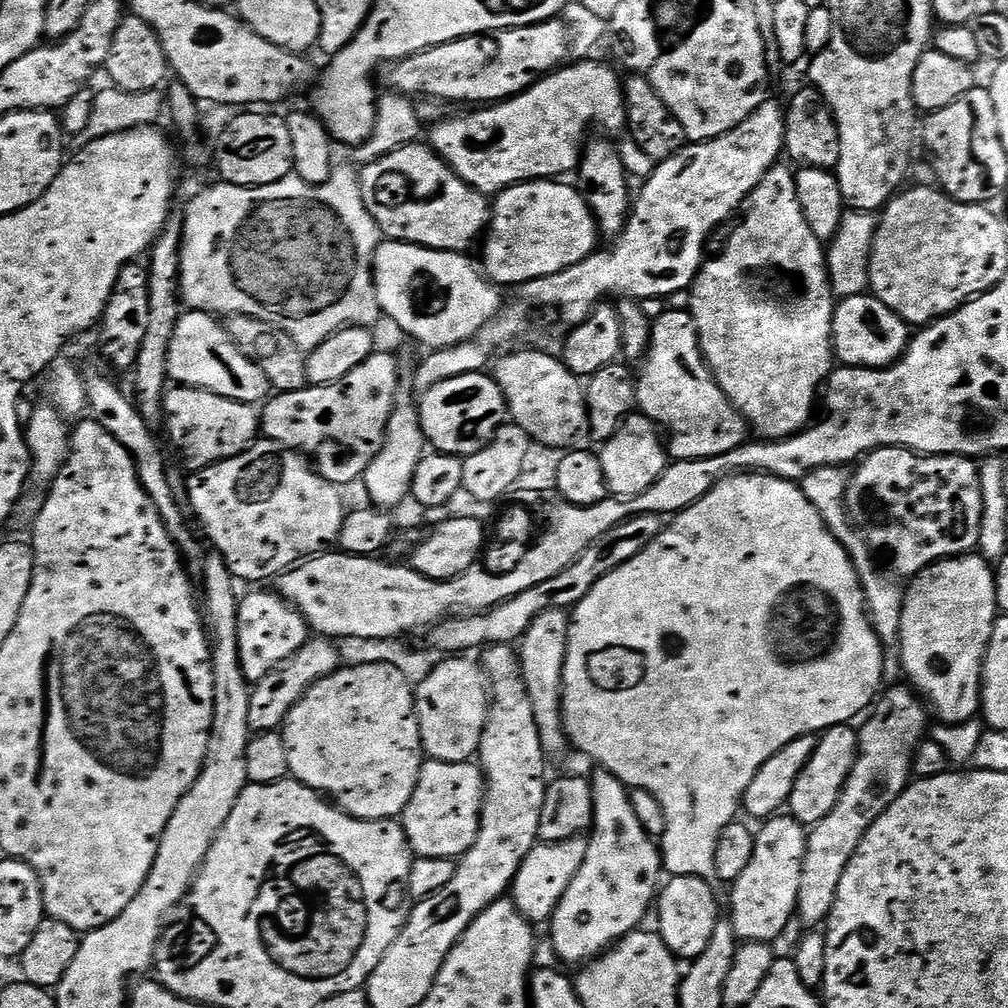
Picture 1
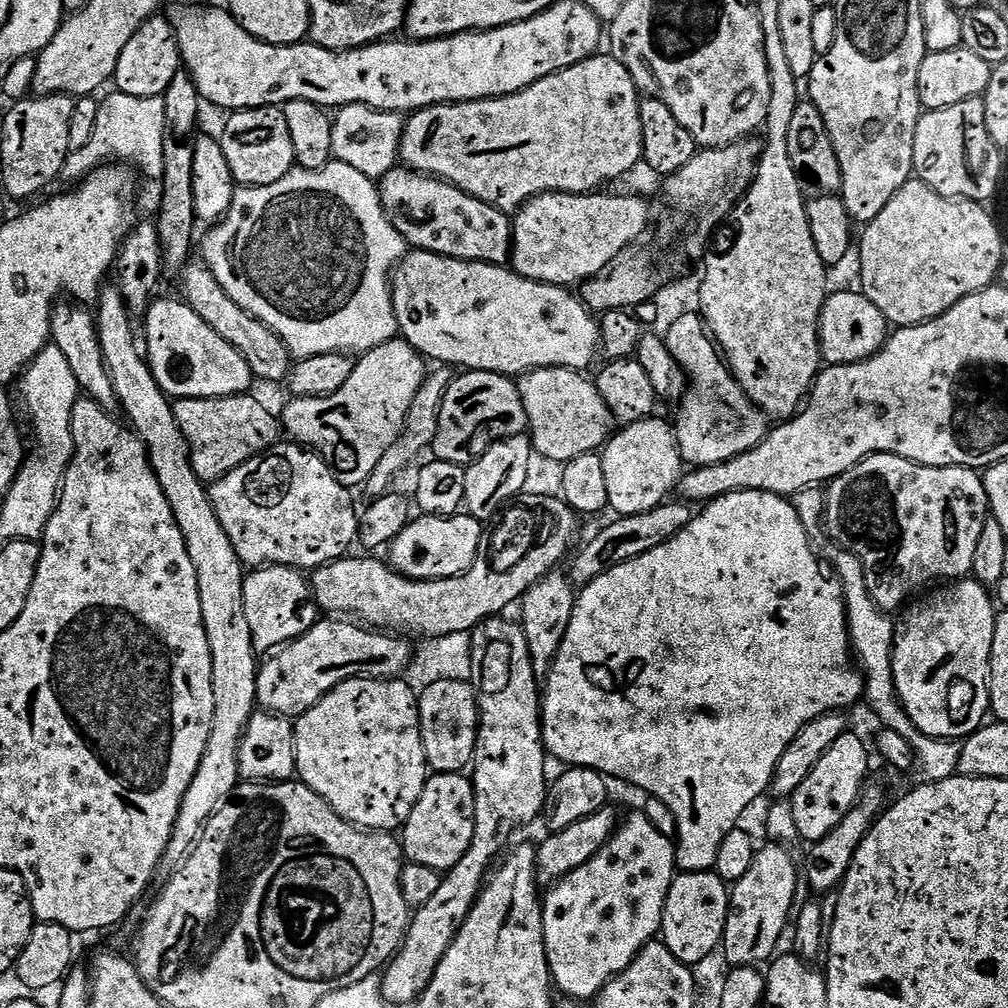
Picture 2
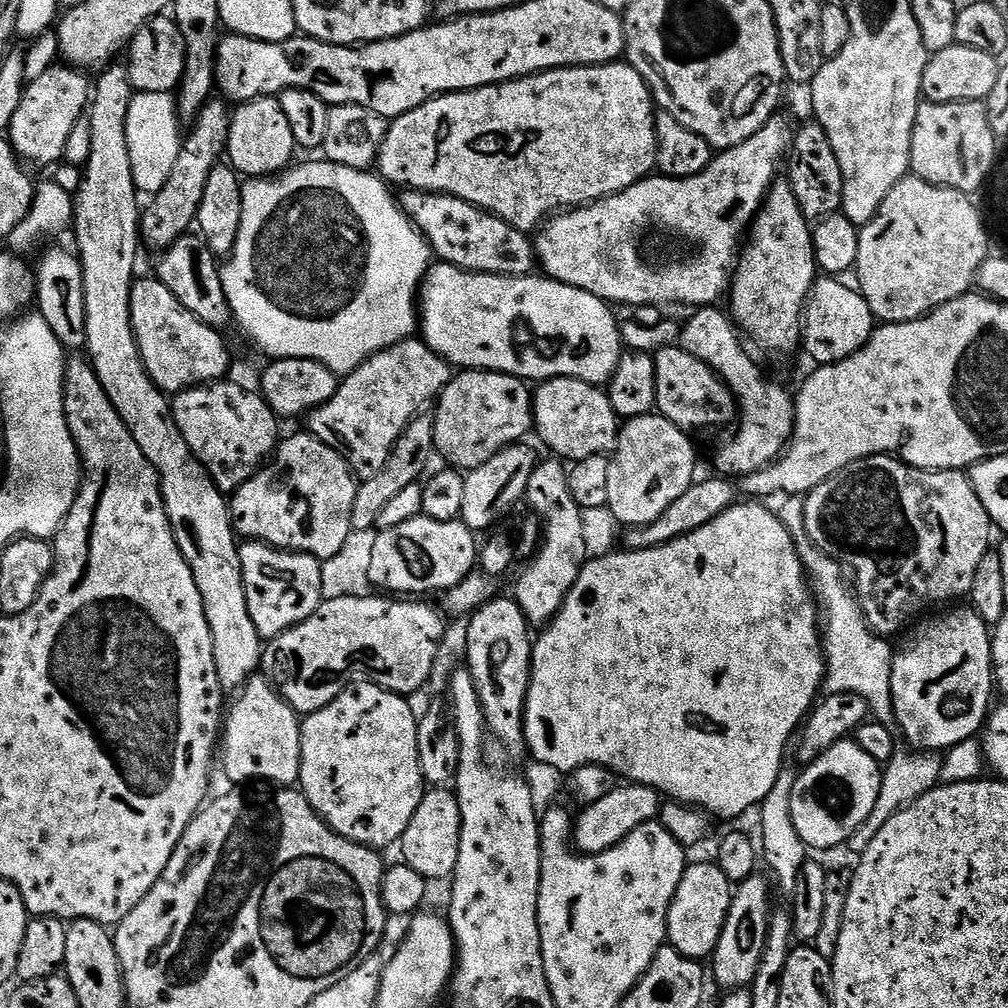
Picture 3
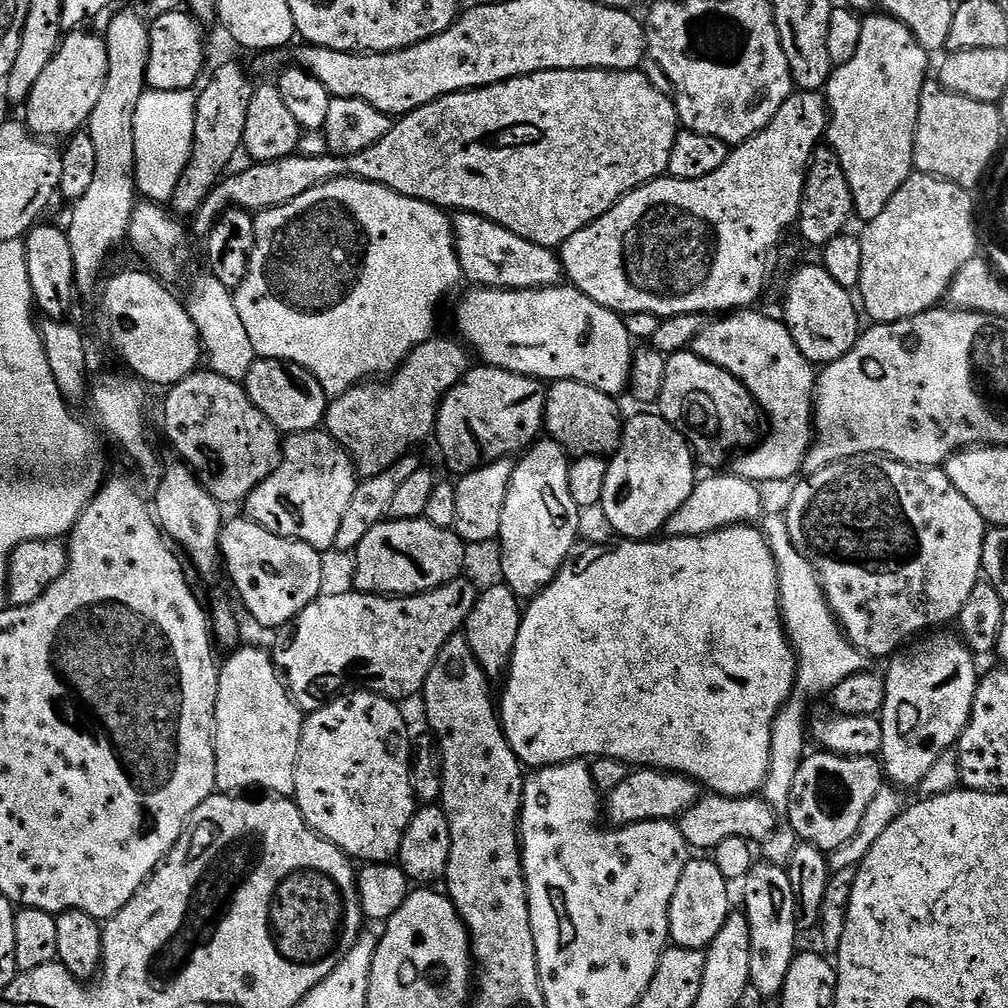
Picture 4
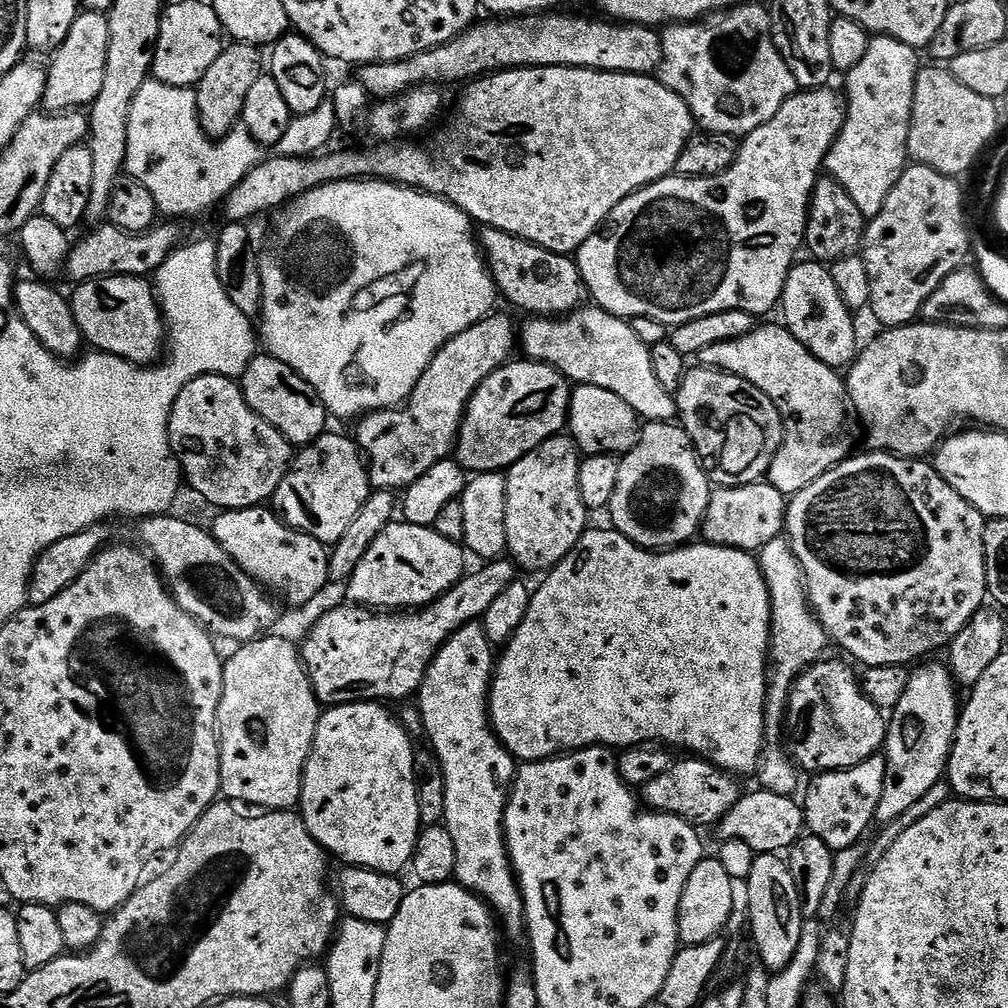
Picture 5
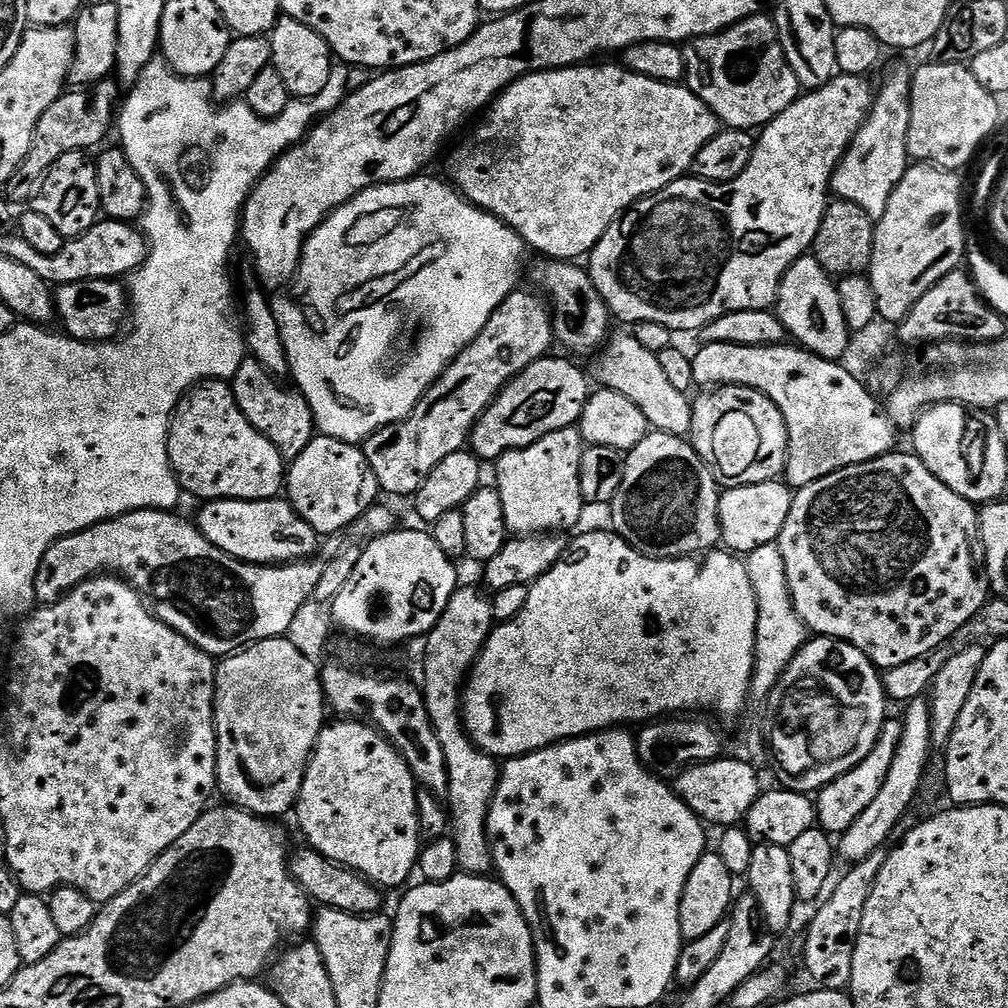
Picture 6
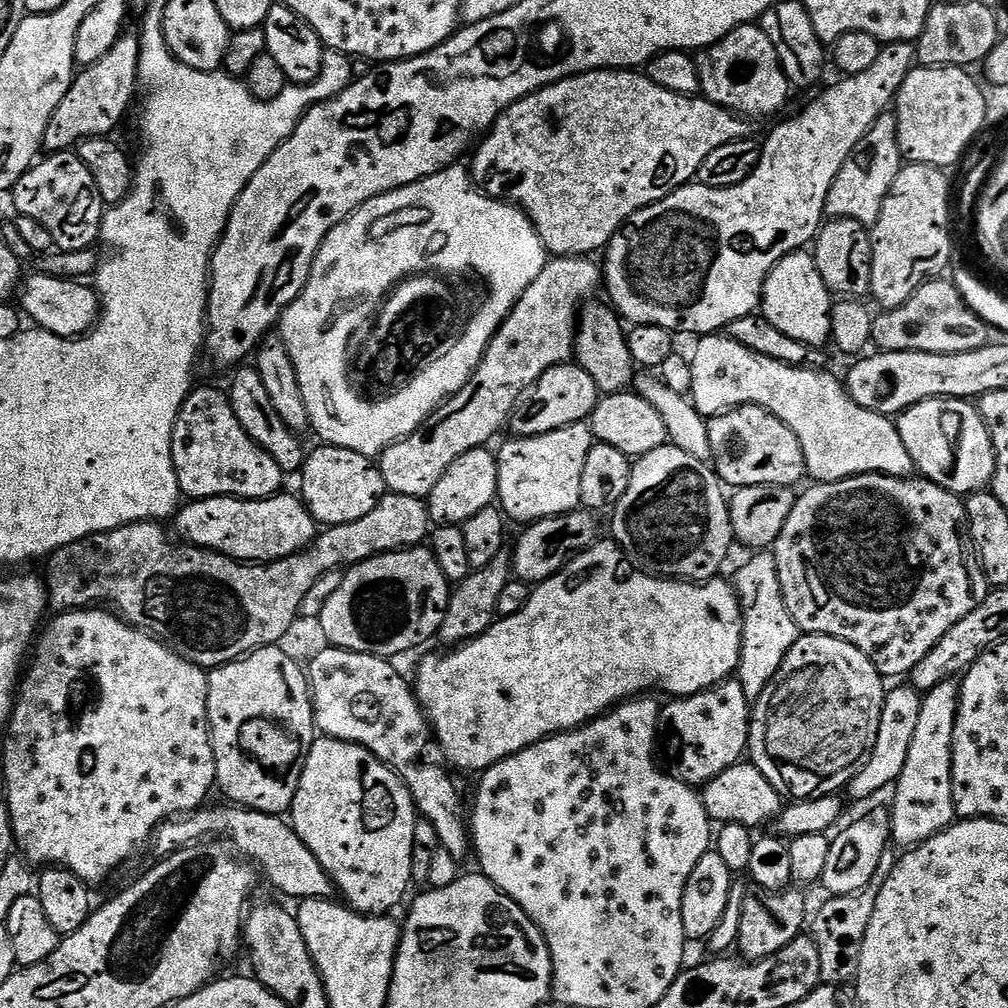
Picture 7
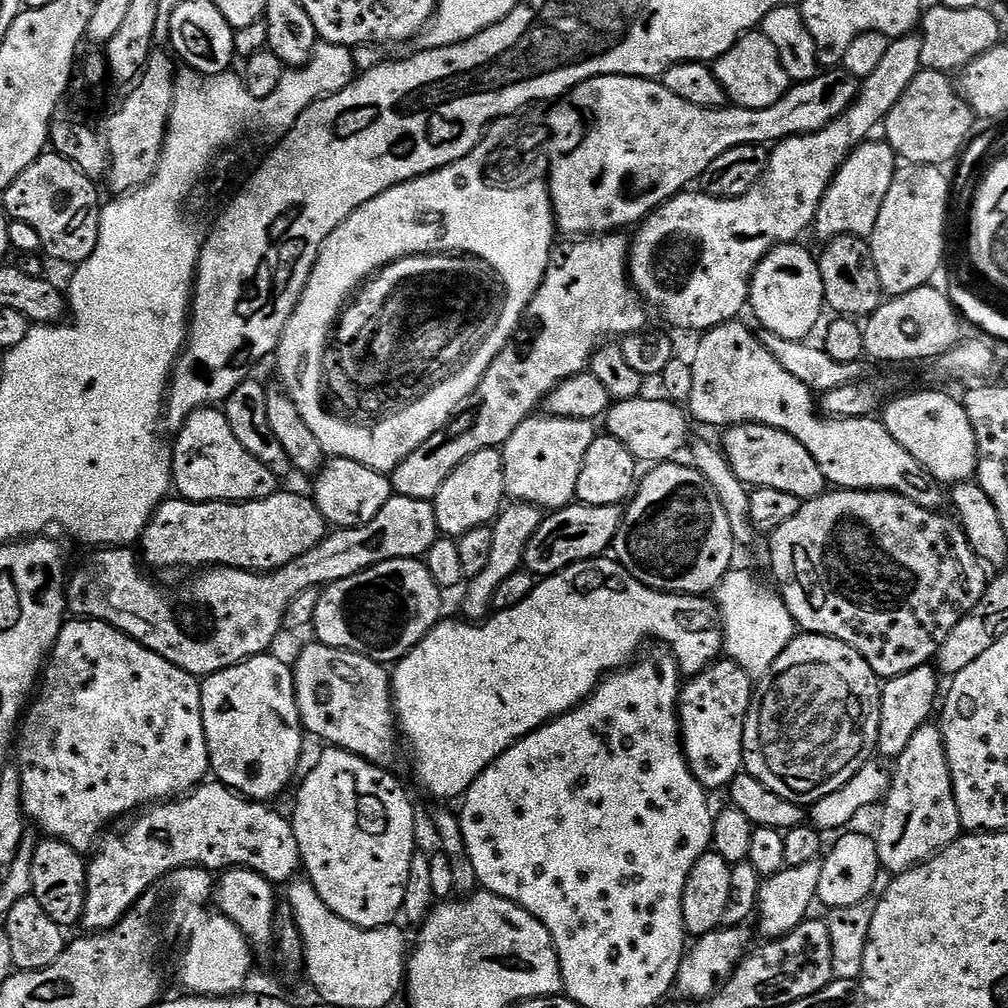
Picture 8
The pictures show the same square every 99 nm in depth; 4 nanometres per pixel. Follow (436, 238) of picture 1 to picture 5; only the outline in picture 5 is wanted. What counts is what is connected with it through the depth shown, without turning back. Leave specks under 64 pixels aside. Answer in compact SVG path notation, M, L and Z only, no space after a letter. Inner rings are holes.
M481 227L478 243L497 293L536 318L559 318L575 312L586 300L584 279L571 255L563 256L497 228Z

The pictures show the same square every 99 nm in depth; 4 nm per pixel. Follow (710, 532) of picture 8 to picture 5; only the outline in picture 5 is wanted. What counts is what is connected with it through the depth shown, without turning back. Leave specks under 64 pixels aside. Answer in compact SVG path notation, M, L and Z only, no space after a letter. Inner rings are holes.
M645 423L636 445L620 460L618 486L610 505L611 527L640 548L679 548L697 539L713 491L700 457L679 423Z

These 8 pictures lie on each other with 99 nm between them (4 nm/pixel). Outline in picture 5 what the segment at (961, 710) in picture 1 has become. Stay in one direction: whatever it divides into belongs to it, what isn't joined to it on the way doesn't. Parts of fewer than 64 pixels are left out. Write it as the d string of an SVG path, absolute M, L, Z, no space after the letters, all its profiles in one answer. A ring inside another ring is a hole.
M924 662L919 665L920 668L917 672L913 671L909 675L908 681L906 682L906 690L902 694L902 699L898 701L898 706L892 709L890 713L890 719L887 721L888 726L888 735L884 741L883 751L886 753L886 759L888 765L886 766L886 782L882 782L882 798L878 802L878 810L876 811L876 820L879 821L881 825L888 824L894 819L898 818L900 814L906 812L910 809L910 806L913 806L915 803L921 801L923 797L929 793L930 788L936 783L943 781L946 776L946 769L948 767L948 756L952 752L952 743L956 737L956 724L960 721L960 710L962 707L961 701L958 699L956 701L956 692L958 693L958 685L955 680L952 678L951 671L943 663L940 664L928 664L932 662Z

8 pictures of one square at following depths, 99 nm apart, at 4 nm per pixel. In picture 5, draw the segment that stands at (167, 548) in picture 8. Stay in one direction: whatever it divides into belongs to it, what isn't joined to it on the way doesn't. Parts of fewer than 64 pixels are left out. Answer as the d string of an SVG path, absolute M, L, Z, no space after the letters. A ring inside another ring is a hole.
M271 507L233 508L219 515L210 531L222 550L261 588L284 599L285 605L298 608L329 583L329 549L318 538L284 523Z

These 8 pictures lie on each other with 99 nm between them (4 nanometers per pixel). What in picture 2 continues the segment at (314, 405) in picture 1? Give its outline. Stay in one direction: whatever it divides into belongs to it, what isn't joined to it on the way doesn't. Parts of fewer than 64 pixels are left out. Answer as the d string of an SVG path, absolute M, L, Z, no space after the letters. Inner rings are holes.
M397 338L387 340L382 346L371 348L363 353L353 363L350 378L346 378L346 386L342 390L334 390L329 396L298 396L289 399L289 404L282 412L282 428L288 432L295 443L317 452L332 467L332 473L349 490L363 485L368 475L382 462L382 454L394 446L394 442L400 437L400 431L404 428L404 419L410 410L410 402L414 402L414 394L418 392L418 386L422 386L426 375L425 357L421 356L415 348L408 345L407 340Z

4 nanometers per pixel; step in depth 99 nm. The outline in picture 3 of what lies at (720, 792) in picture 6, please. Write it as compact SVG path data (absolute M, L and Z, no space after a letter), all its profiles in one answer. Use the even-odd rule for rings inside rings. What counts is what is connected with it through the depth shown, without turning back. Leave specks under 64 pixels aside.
M621 783L610 790L606 798L598 798L598 802L585 804L579 809L572 829L572 842L575 851L580 854L605 852L618 842L622 842L638 826L653 823L659 817L662 797L650 784Z

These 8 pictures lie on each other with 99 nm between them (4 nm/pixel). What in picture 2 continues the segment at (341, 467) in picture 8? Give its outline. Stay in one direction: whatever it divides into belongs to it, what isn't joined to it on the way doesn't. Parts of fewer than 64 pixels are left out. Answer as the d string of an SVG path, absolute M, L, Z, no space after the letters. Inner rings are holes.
M277 442L273 444L271 448L267 448L267 450L260 452L257 456L250 458L246 462L242 462L242 466L230 470L230 474L226 474L221 480L215 481L211 485L212 505L218 514L218 522L222 522L222 530L226 530L226 534L230 538L230 542L234 546L241 564L252 570L269 564L281 564L287 568L298 568L301 570L315 570L321 568L324 564L331 564L334 560L345 559L351 553L348 551L351 550L352 544L354 548L354 545L357 543L360 530L358 507L356 508L355 502L352 501L353 493L345 488L342 482L338 482L338 478L332 473L332 467L317 452L295 442L284 443Z

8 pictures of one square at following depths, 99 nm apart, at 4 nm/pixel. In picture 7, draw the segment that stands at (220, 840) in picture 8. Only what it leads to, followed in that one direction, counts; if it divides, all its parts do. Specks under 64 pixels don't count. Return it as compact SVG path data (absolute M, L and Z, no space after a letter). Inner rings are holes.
M205 806L183 818L173 818L161 824L154 833L155 855L160 858L173 856L180 848L187 848L193 842L208 837L223 838L245 861L259 869L263 879L265 876L282 895L293 896L293 901L326 900L333 895L330 874L320 865L318 858L310 854L306 842L298 838L283 815L271 816L268 812L255 812L252 808L227 807L210 809Z

